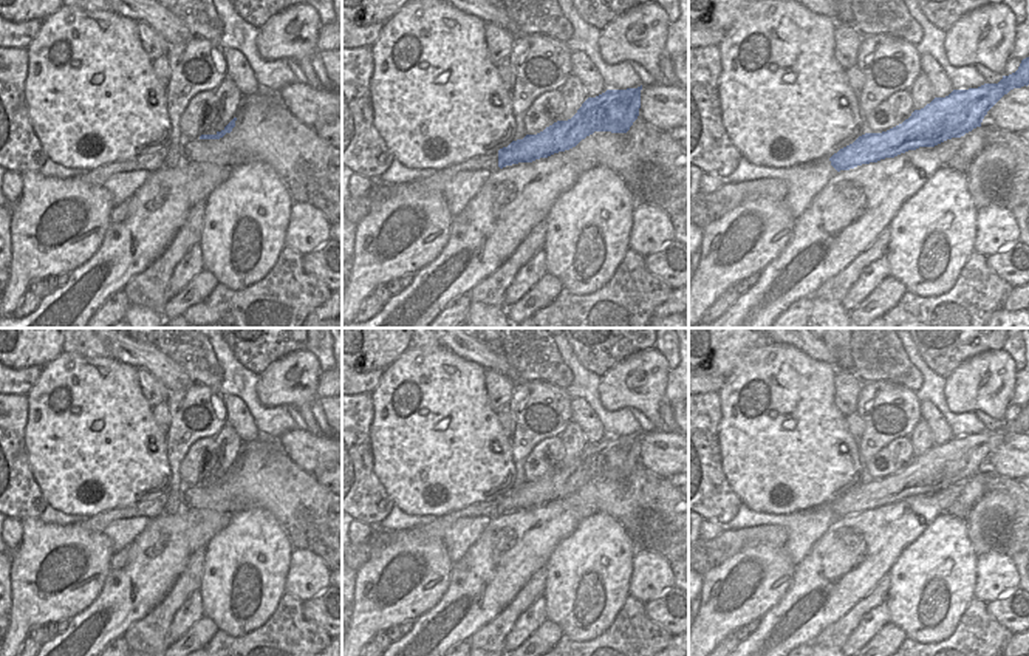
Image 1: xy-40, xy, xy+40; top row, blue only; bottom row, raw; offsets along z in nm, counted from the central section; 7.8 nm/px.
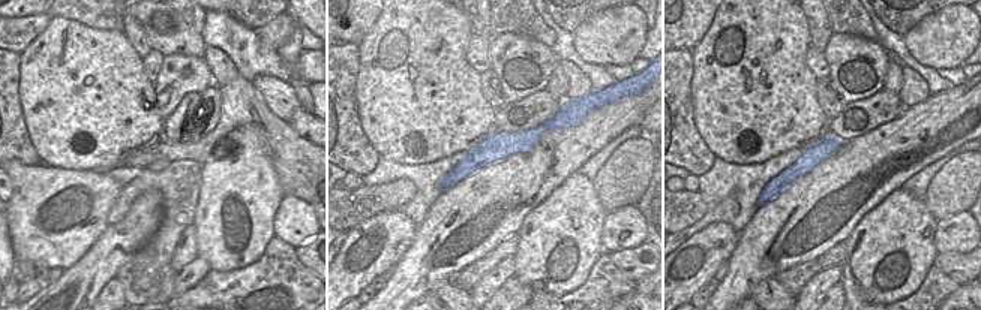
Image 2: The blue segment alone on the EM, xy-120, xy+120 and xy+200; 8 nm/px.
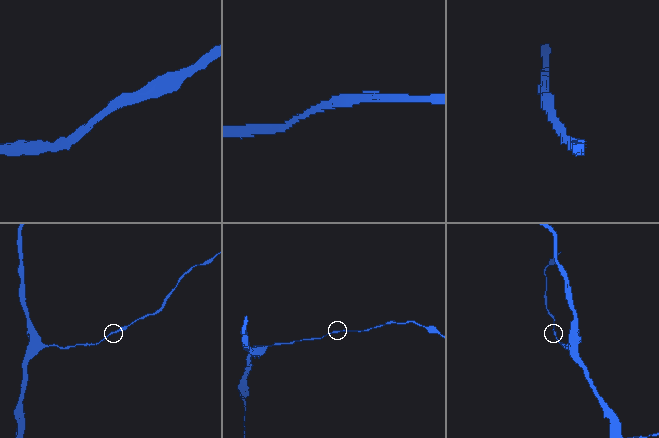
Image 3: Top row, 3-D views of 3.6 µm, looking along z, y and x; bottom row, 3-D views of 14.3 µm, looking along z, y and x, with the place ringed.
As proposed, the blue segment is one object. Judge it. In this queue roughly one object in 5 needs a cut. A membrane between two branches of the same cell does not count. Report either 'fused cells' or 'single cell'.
single cell

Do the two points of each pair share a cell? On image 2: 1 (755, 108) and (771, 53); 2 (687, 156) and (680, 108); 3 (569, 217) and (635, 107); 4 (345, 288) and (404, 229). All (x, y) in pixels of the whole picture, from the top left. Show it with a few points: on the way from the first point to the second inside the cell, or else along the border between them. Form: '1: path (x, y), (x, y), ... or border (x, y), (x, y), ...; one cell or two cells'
1: path (755, 95), (755, 69), (758, 66); one cell
2: path (680, 144), (680, 120); one cell
3: border (576, 171), (548, 193); two cells
4: path (360, 273), (365, 273), (378, 259), (389, 244); one cell

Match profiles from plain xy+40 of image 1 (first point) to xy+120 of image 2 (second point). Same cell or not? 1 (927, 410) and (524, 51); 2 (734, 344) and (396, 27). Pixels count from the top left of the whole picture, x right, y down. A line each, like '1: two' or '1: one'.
1: two
2: two

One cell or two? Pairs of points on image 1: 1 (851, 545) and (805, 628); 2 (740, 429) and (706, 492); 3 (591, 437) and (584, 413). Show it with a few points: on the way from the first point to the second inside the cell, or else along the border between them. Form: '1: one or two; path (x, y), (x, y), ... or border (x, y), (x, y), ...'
1: one; path (840, 565), (816, 590), (816, 599), (806, 608)
2: two; border (717, 429), (720, 469), (729, 488), (738, 497)
3: one; path (591, 430), (587, 420)

